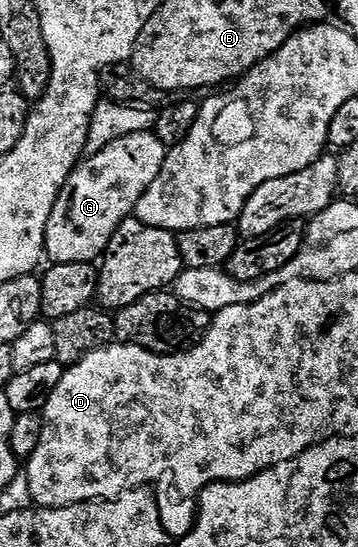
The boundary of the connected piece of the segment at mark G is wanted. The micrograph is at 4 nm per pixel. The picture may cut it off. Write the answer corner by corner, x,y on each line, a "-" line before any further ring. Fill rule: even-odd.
149,130
118,138
79,162
60,190
56,206
52,206
46,227
45,259
54,264
97,261
120,222
128,219
156,174
160,174
167,151
166,145

